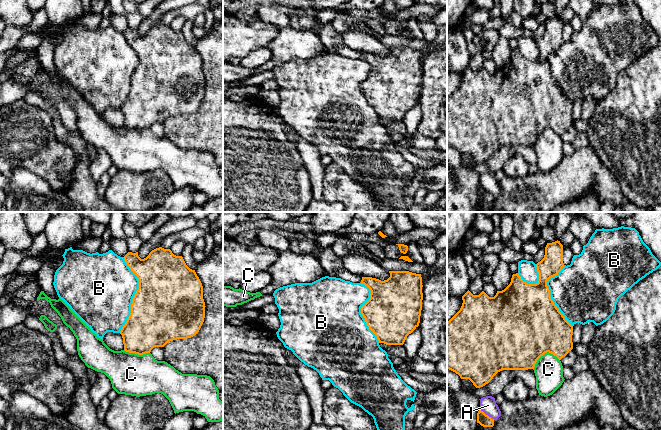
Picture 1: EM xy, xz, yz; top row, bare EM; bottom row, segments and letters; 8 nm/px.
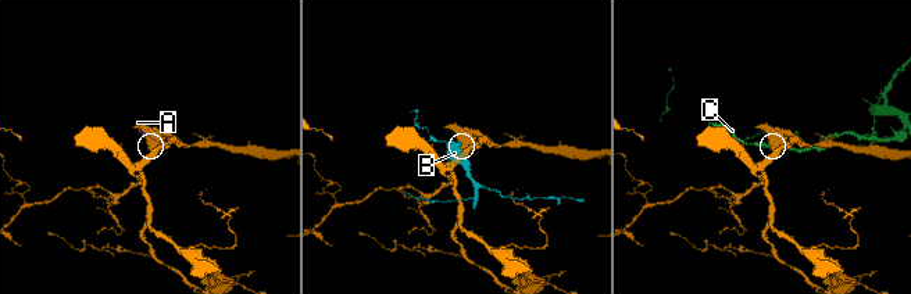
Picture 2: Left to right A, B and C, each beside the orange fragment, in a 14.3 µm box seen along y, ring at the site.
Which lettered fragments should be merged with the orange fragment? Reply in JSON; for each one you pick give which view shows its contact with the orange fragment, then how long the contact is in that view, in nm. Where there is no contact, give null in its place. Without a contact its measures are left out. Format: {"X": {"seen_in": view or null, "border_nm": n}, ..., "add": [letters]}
{"add": []}

